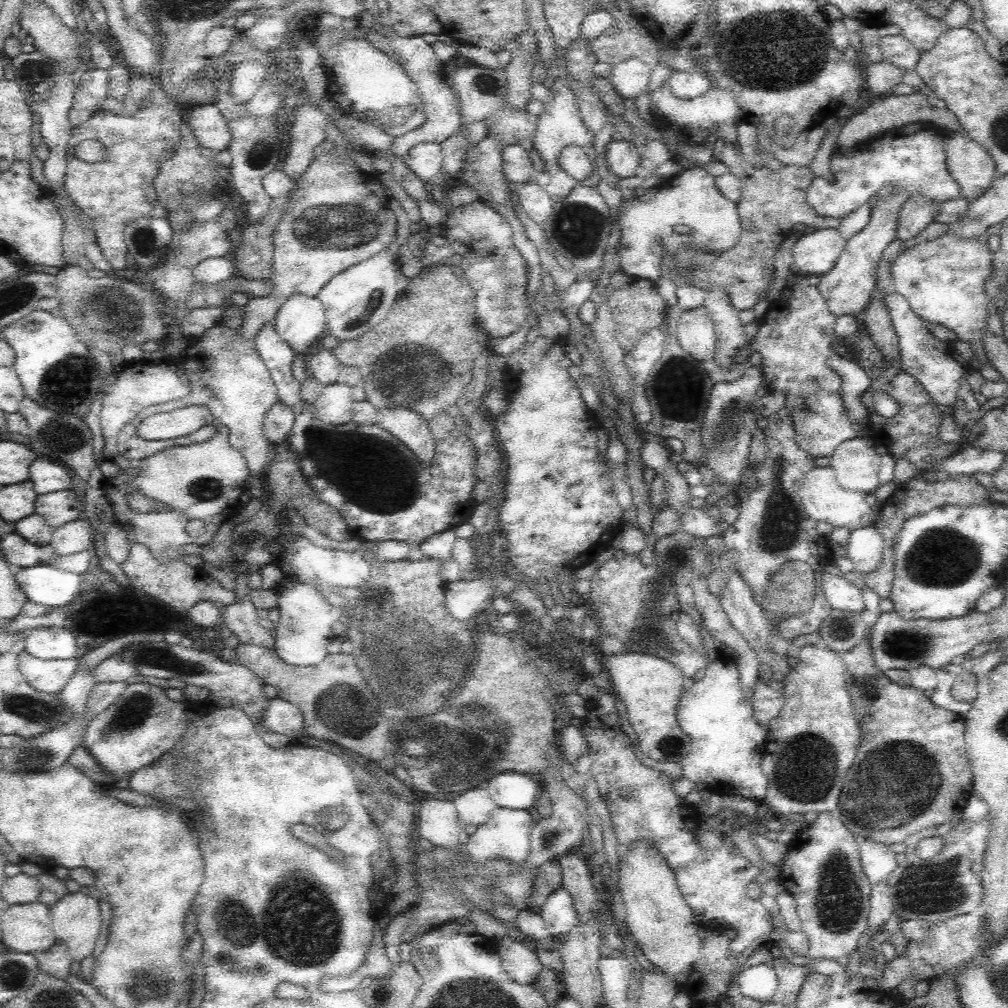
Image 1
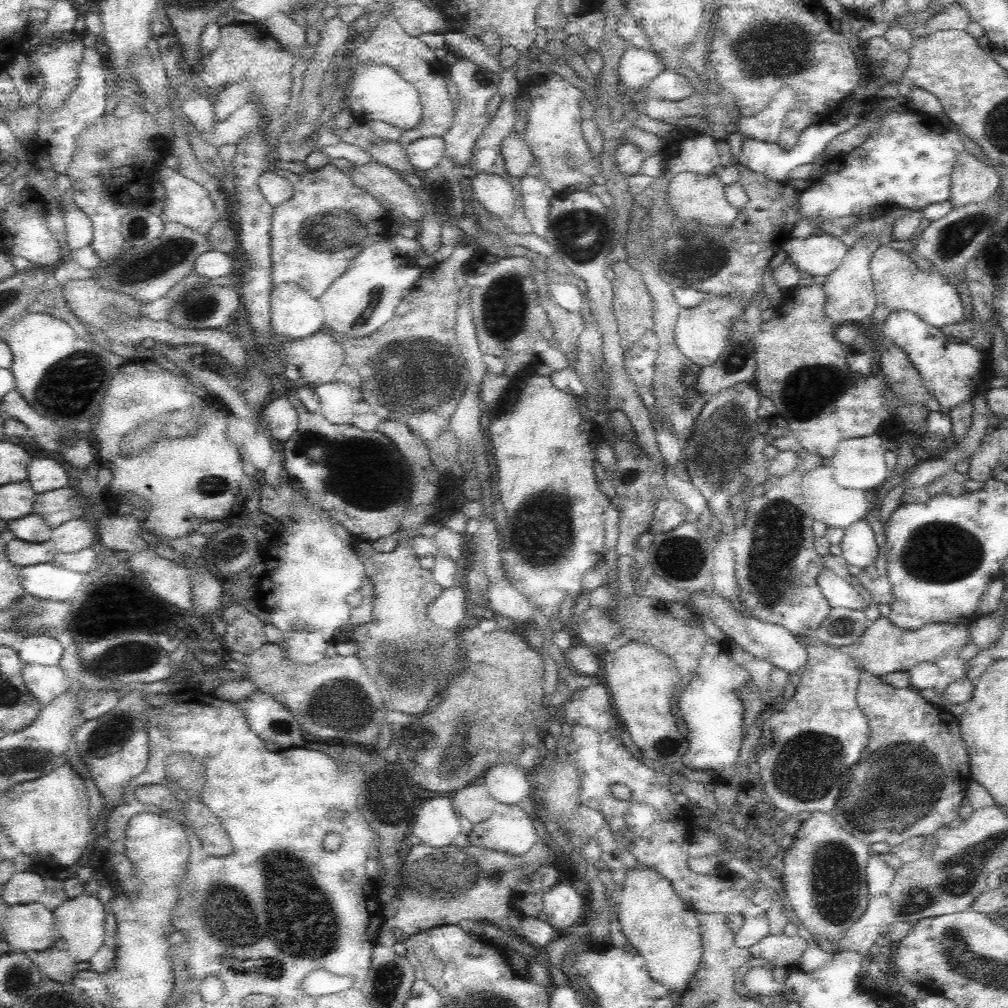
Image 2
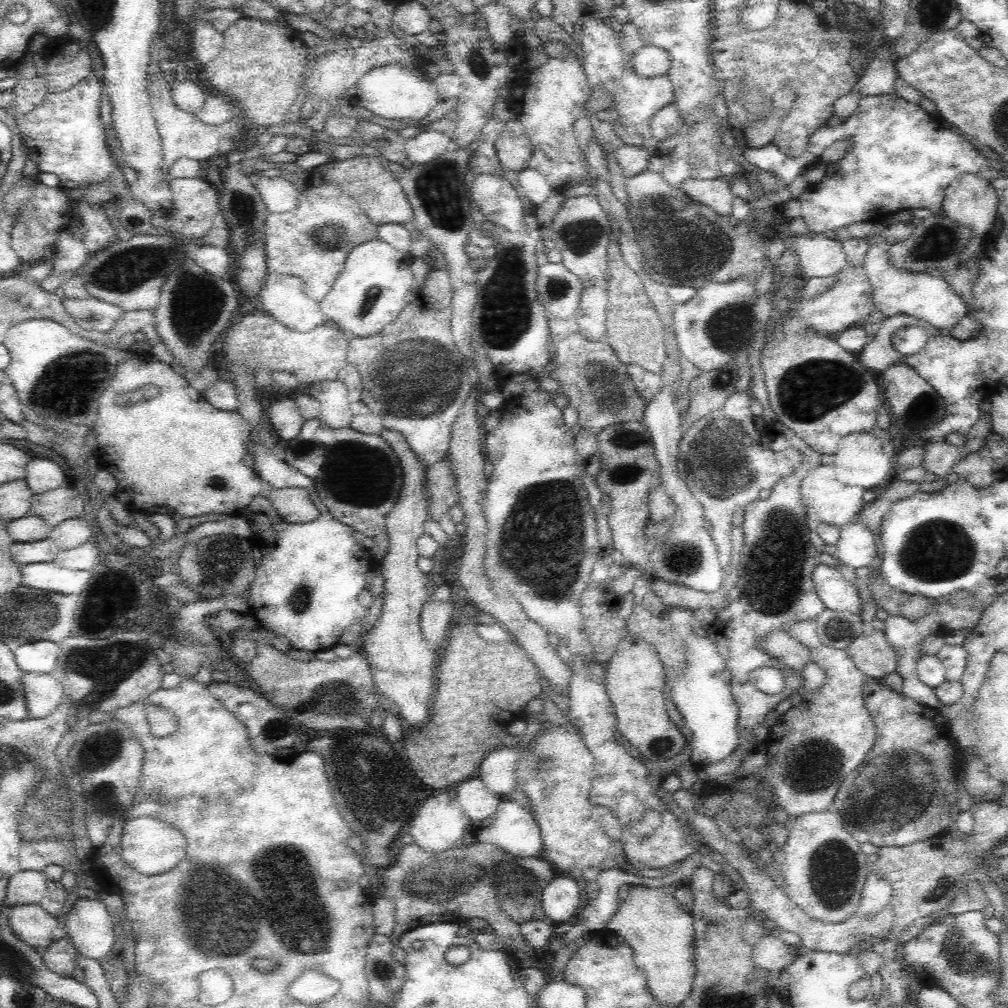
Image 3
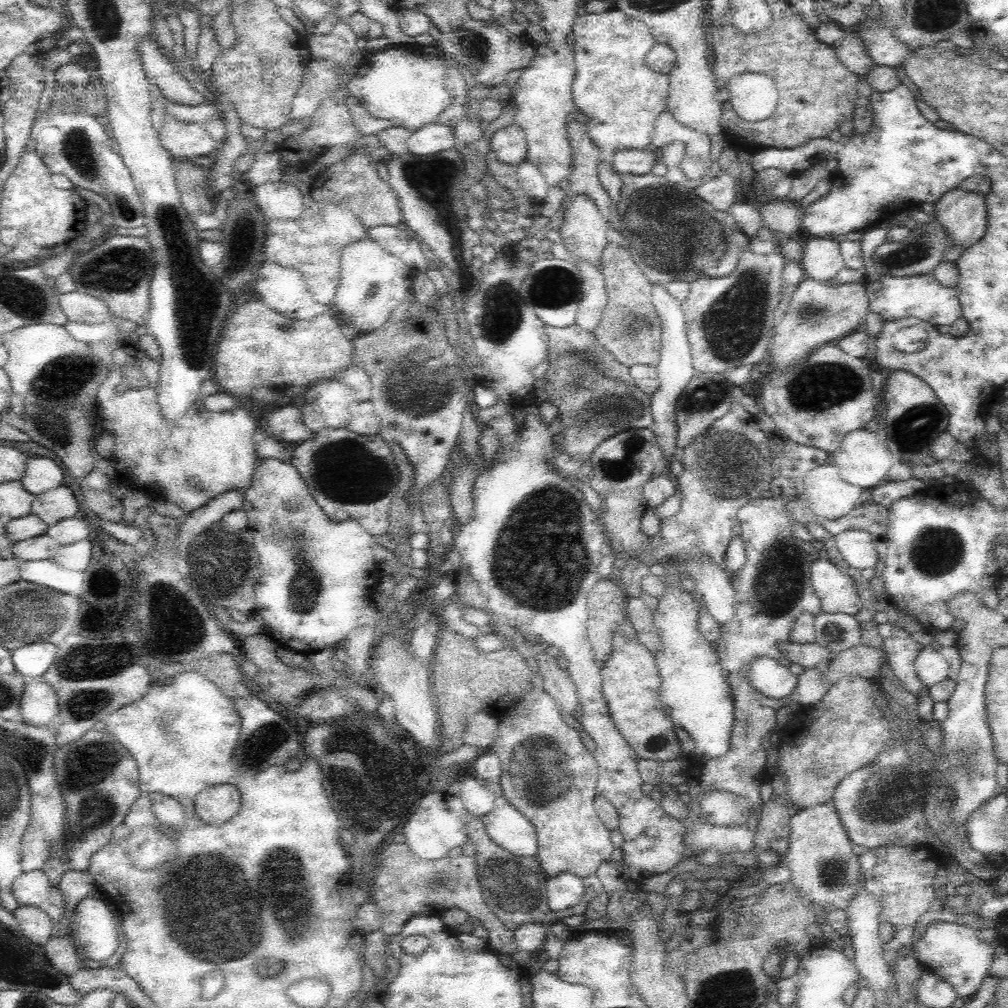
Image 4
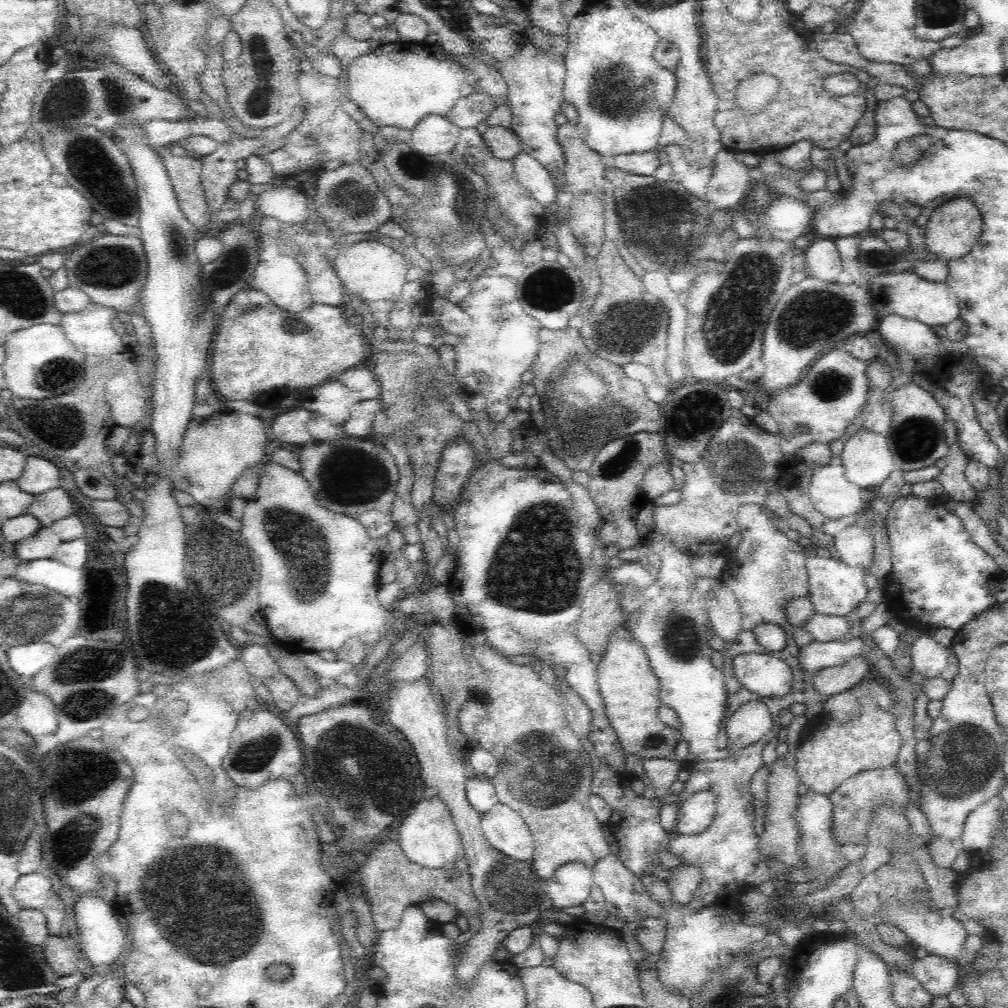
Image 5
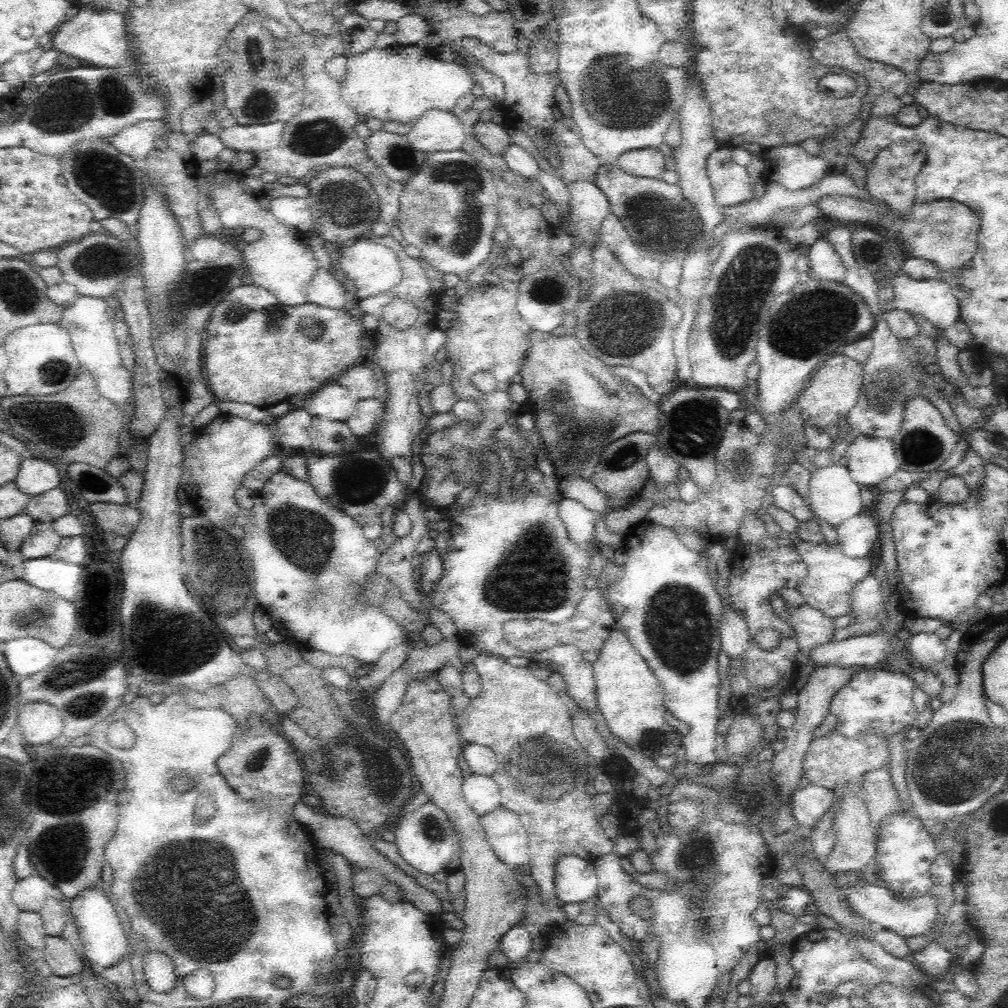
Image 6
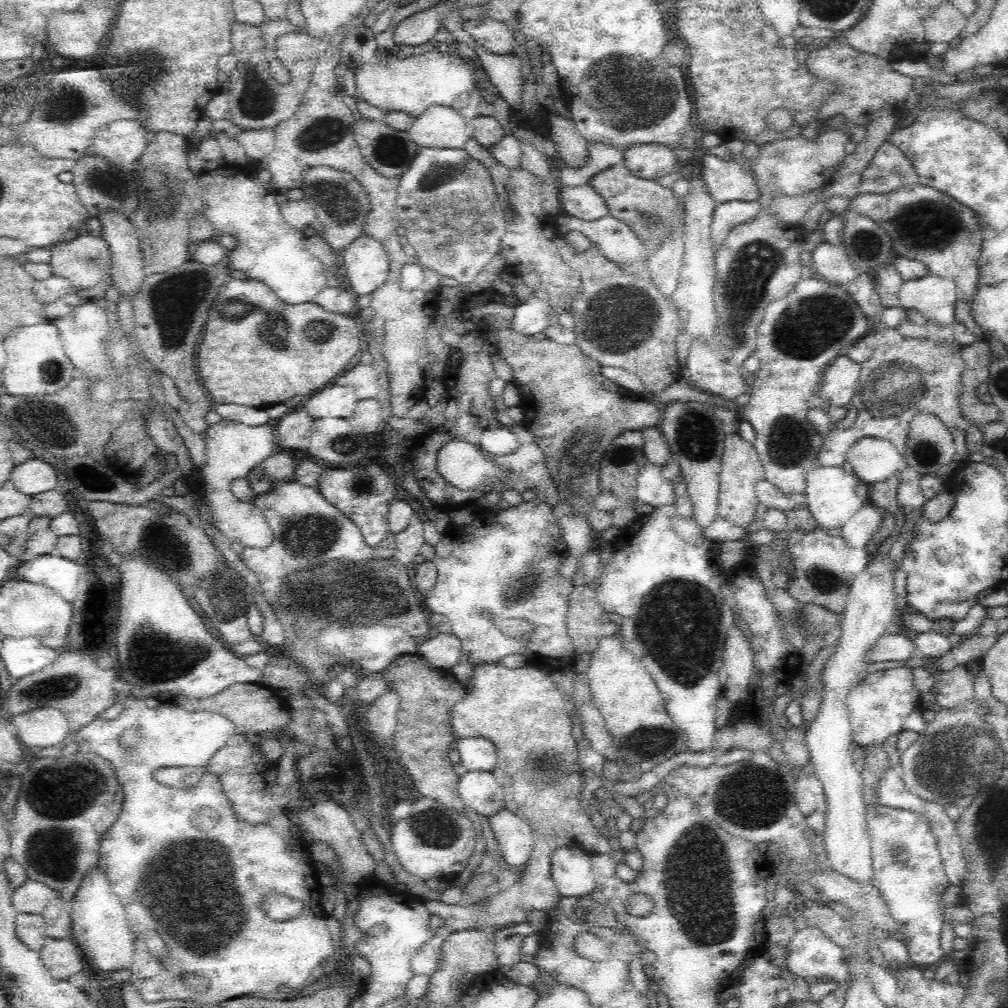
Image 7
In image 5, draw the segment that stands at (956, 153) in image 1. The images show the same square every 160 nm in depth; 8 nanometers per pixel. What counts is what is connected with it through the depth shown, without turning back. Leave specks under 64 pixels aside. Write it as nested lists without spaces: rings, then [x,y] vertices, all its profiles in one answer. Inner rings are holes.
[[[954,197],[949,202],[946,201],[934,208],[927,224],[923,226],[924,248],[926,252],[932,252],[936,258],[942,258],[946,262],[962,258],[976,244],[978,236],[982,234],[982,225],[982,216],[974,202],[970,198]]]

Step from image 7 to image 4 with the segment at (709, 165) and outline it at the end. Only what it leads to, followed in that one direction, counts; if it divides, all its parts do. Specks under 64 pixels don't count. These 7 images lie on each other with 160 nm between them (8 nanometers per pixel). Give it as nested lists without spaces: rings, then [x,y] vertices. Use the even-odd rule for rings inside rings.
[[[722,169],[715,178],[704,182],[695,191],[700,199],[714,206],[715,210],[728,211],[735,204],[737,179]]]

